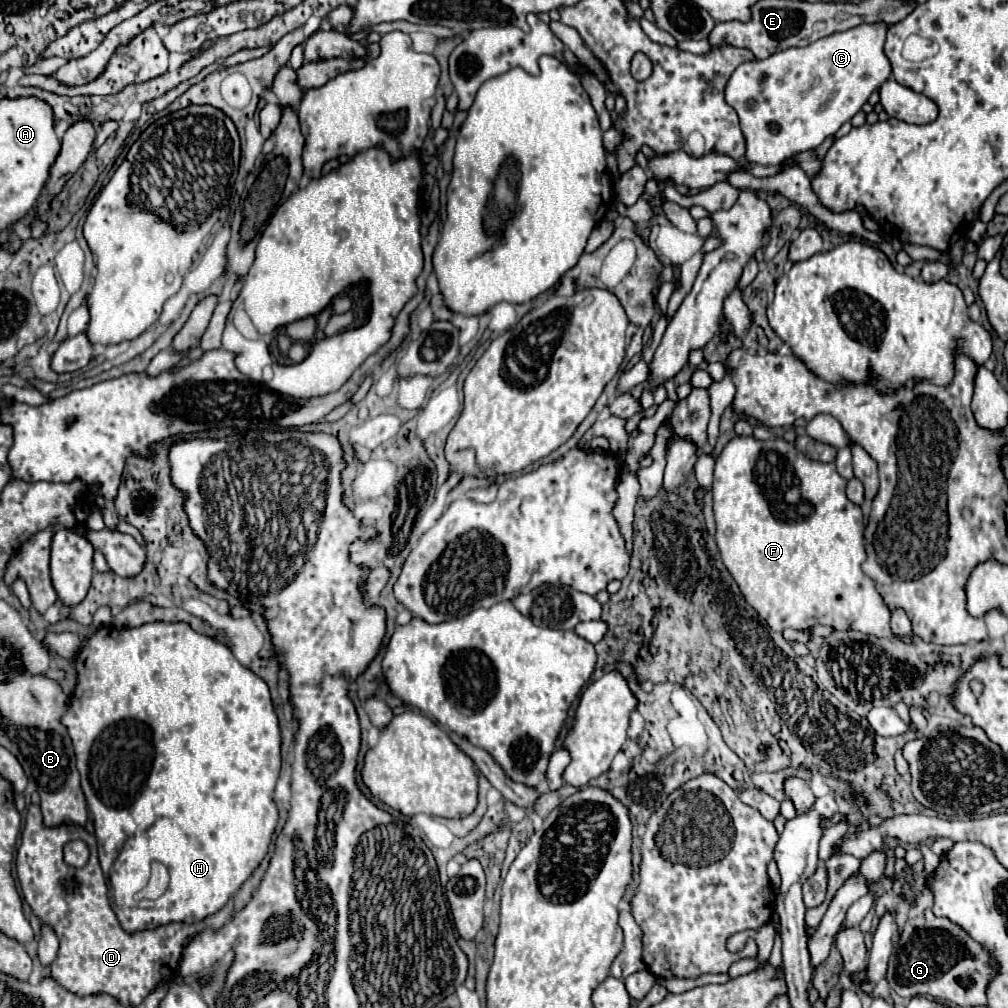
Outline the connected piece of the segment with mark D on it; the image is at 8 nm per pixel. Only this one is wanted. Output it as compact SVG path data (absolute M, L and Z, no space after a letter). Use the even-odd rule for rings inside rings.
M29 806L27 810L15 862L25 900L43 924L53 926L59 938L59 954L51 964L51 976L61 986L81 996L107 992L123 1004L141 1004L157 984L177 976L181 952L191 936L199 934L203 928L221 928L235 912L231 898L219 912L207 916L207 920L199 920L195 924L165 924L153 930L127 934L107 898L107 882L97 860L95 836L83 826L73 824L47 828L43 824L39 806ZM77 838L83 840L91 850L89 862L81 870L69 868L63 862L63 842Z

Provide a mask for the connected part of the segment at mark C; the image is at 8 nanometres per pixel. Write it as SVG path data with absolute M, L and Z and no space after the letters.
M883 22L859 24L847 32L835 32L803 48L795 46L775 52L765 60L743 62L727 80L725 100L737 110L741 120L741 130L747 142L745 160L777 166L797 152L817 148L827 136L833 136L845 122L849 122L869 96L891 76L891 64L883 52L887 28L889 26Z

